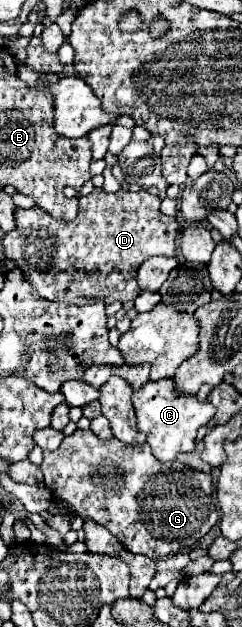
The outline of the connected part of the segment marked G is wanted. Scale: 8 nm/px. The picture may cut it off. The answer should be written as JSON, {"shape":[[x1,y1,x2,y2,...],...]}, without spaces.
{"shape":[[75,430,75,434,65,436,59,450,43,452,43,456,41,470,45,474,45,486,53,496,65,498,77,516,93,518,97,524,105,526,133,554,163,560,197,544,219,520,213,476,193,470,179,460,159,462,147,444,129,446,117,438,99,440,91,430]]}

